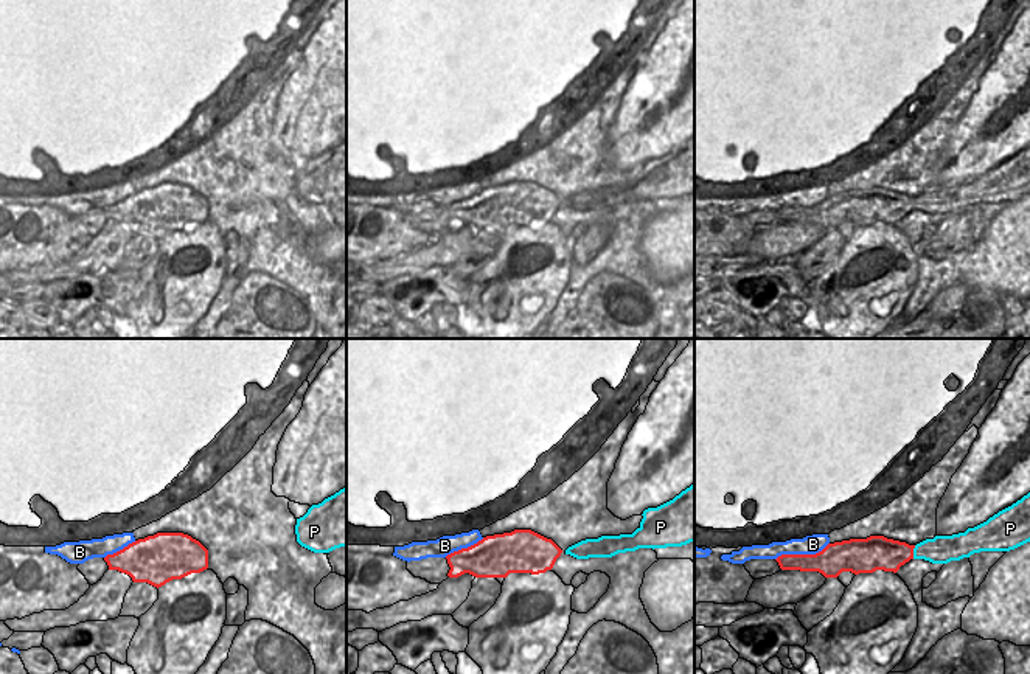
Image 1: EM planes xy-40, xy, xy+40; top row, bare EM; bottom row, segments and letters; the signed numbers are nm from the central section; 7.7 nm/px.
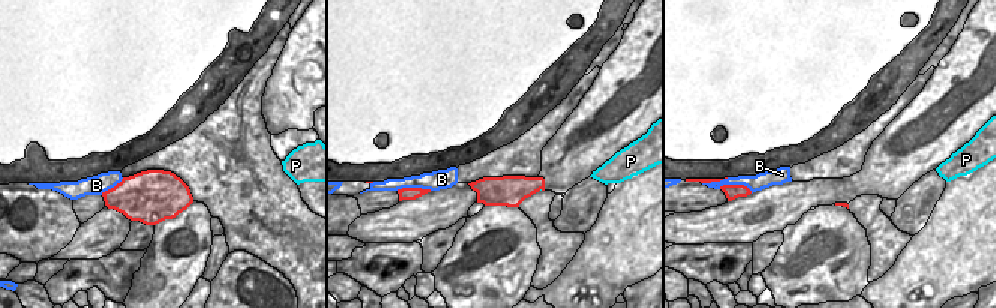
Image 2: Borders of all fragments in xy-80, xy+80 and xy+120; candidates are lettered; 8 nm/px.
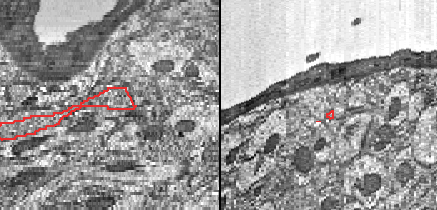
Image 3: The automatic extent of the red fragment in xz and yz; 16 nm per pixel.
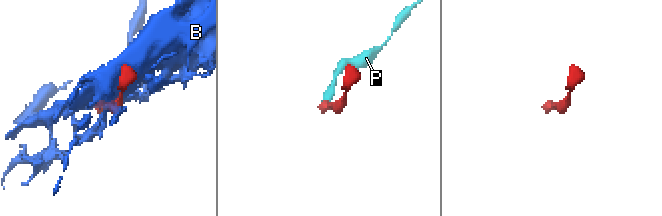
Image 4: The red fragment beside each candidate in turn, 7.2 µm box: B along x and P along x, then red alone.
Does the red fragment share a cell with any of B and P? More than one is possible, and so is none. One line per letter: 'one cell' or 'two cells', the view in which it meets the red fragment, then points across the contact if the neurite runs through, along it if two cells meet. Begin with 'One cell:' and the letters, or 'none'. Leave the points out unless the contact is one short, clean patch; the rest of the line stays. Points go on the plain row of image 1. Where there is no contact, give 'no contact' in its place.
One cell: P
B: two cells; contact in xy+40
P: one cell; contact in xy+40; way xy+40 (881, 205), (912, 204), (942, 201)

